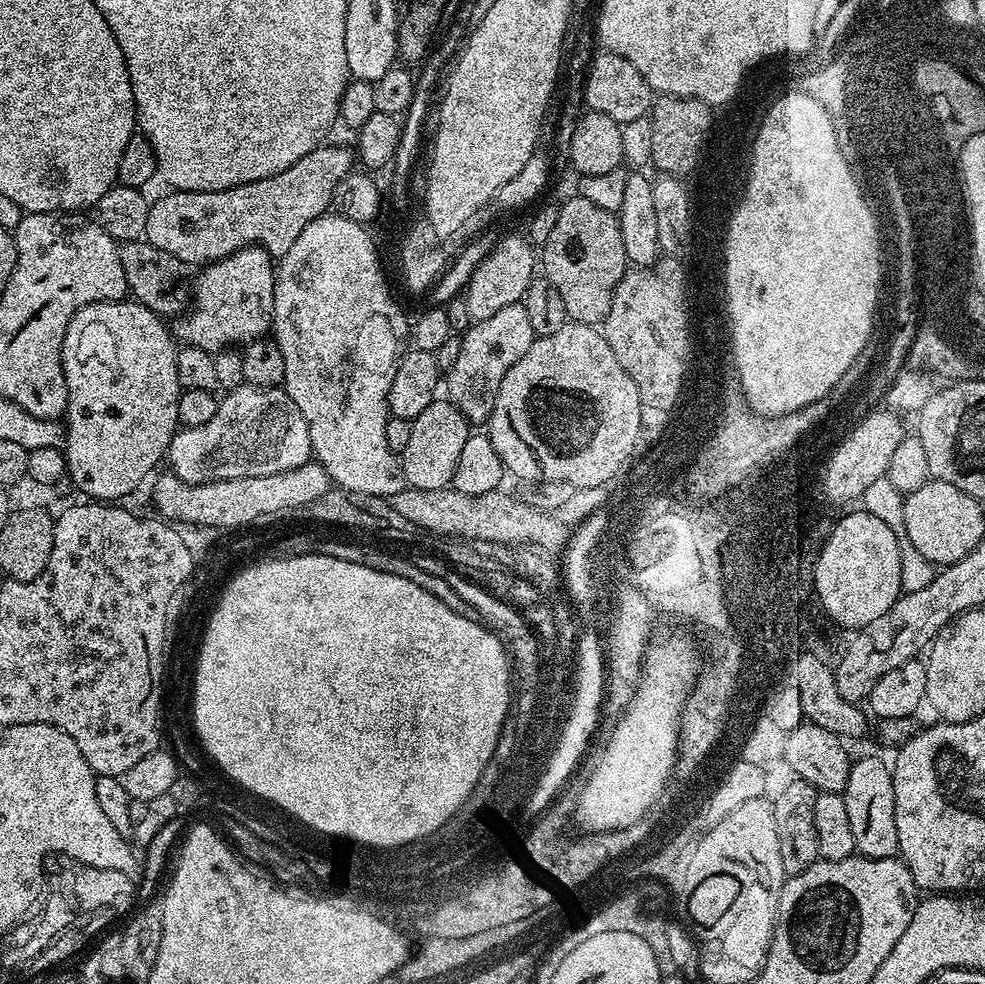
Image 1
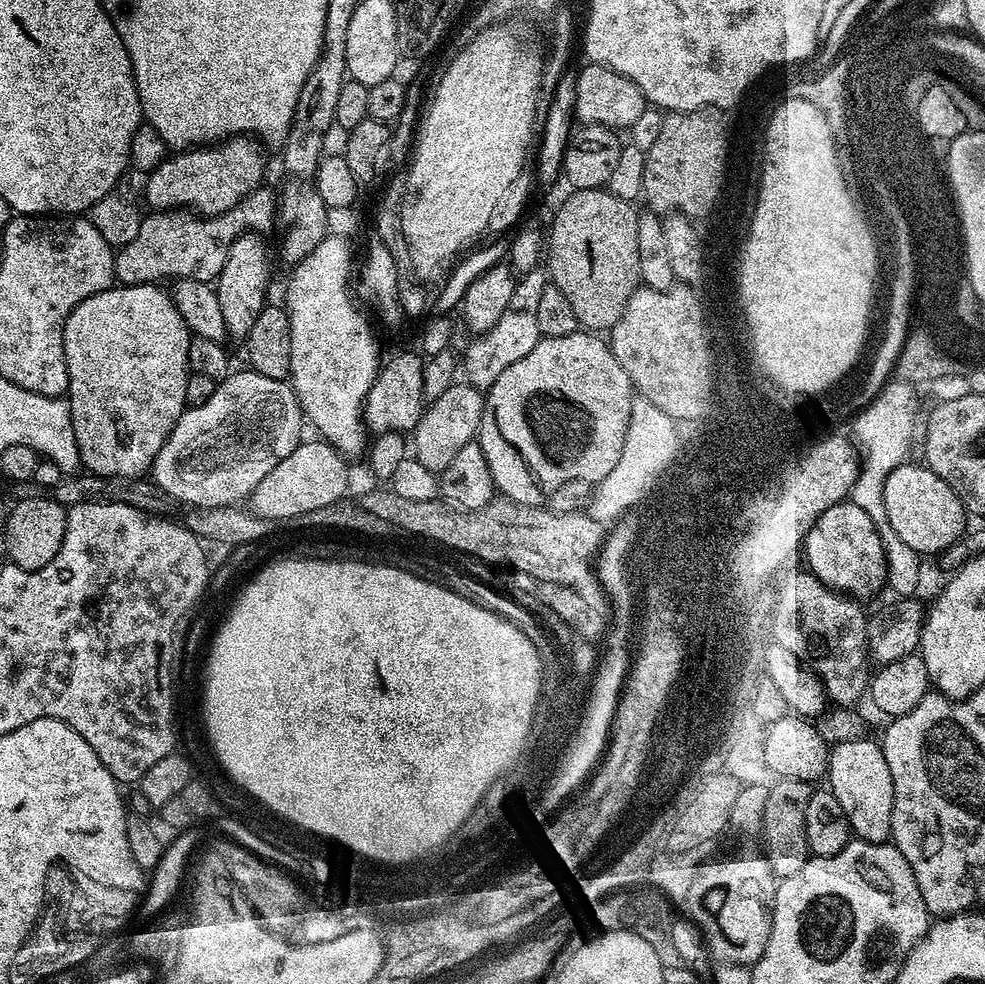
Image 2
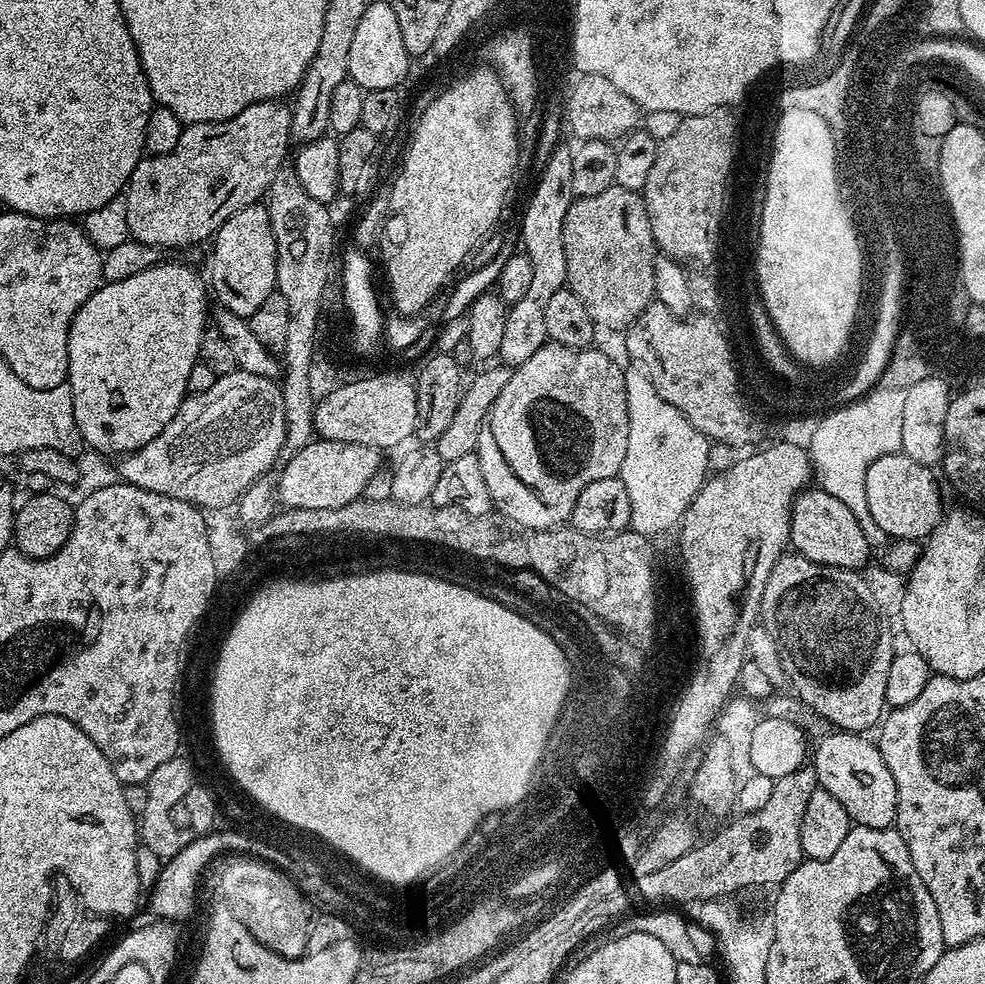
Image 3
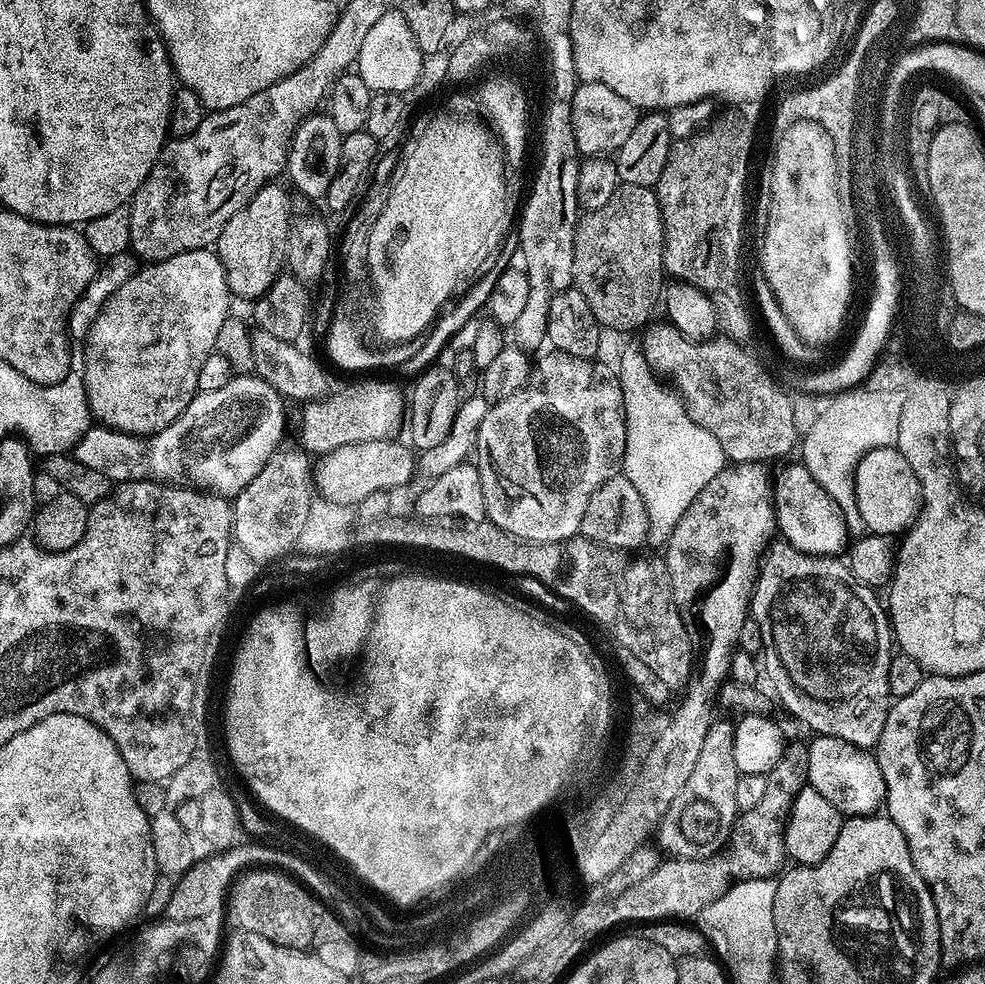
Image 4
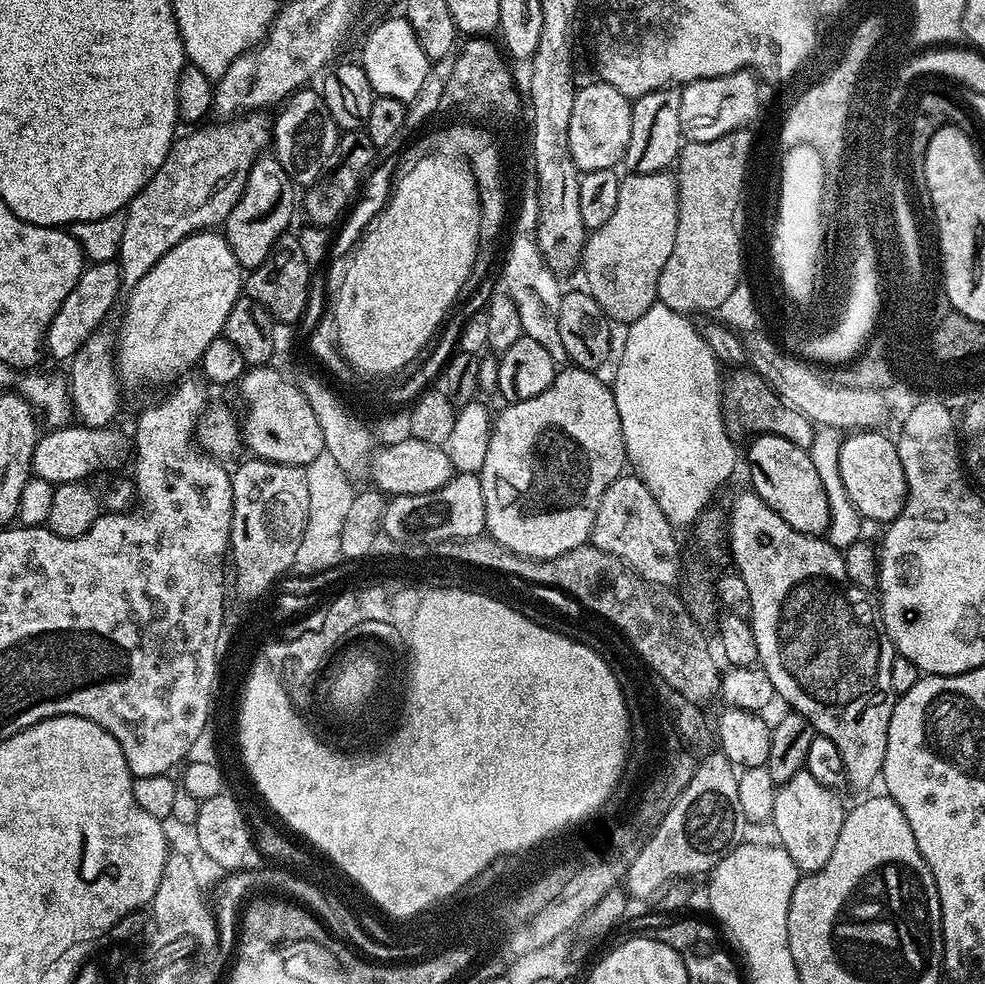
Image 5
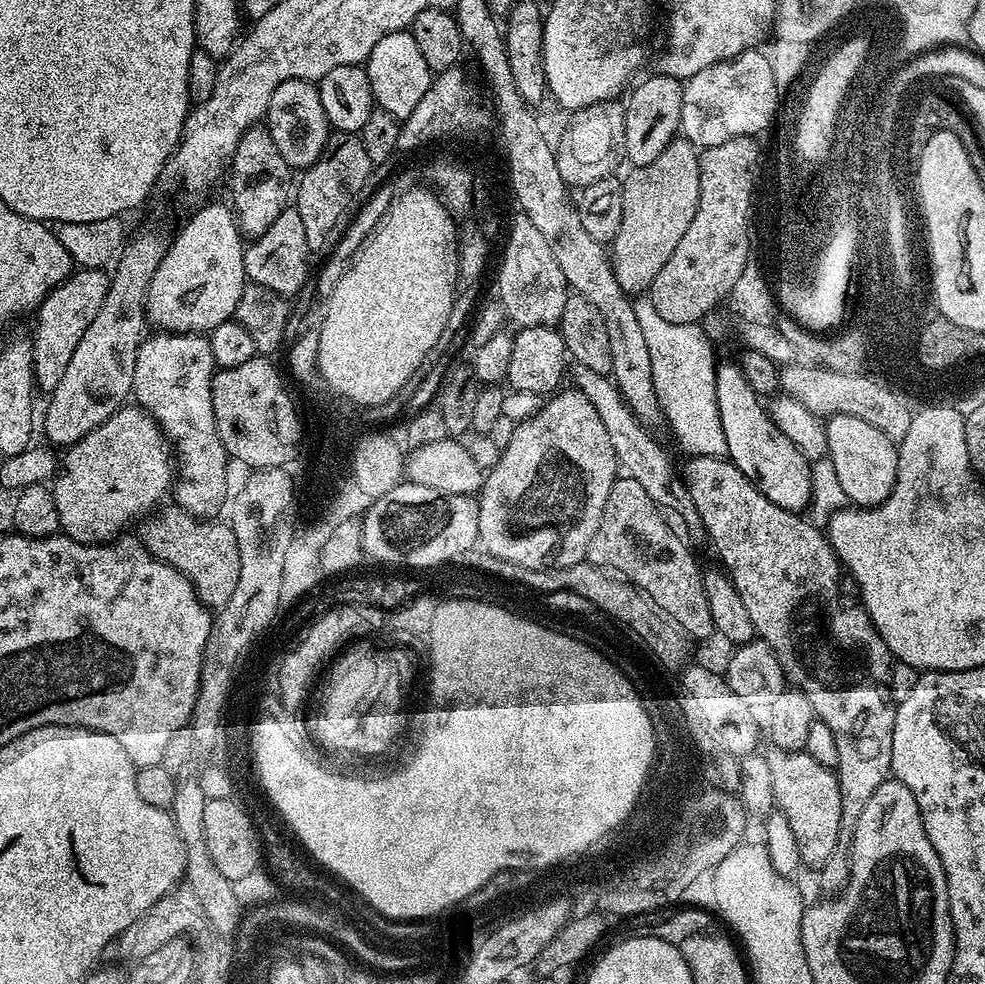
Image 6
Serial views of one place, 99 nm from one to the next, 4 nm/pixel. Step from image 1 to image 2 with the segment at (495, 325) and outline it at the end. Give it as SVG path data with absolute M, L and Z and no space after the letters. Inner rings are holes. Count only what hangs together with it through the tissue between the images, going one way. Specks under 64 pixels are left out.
M535 270L521 275L516 282L516 293L510 298L510 306L502 318L498 318L498 326L486 332L479 333L472 344L462 354L462 372L466 375L467 383L473 387L487 390L513 362L518 358L526 358L530 350L542 338L538 330L538 298L542 298L542 290L550 282L547 271Z

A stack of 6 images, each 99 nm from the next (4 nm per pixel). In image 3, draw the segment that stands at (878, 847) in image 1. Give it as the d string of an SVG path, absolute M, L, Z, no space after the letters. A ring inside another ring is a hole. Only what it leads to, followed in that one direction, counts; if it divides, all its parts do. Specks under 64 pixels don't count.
M833 730L815 745L816 757L811 757L810 764L816 769L817 785L842 802L853 825L890 828L896 823L894 774L890 774L890 766L886 766L879 747L868 738L864 734Z

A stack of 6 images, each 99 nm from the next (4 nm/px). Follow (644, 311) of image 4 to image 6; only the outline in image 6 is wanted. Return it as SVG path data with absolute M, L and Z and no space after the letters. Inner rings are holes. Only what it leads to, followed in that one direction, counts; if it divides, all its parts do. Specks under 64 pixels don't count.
M677 138L669 142L666 150L662 150L662 154L658 154L658 158L654 158L654 162L635 165L631 171L632 173L626 178L623 177L622 180L624 185L624 189L622 190L622 222L618 226L618 234L612 239L610 245L610 261L612 263L614 278L618 280L618 286L624 292L629 294L644 294L647 293L649 286L654 282L654 278L658 278L658 270L662 270L662 266L666 266L670 254L674 254L674 249L678 246L678 241L682 239L682 234L686 234L686 229L690 227L690 222L694 222L694 210L698 210L698 194L700 193L700 152L696 145L690 143L690 141Z

